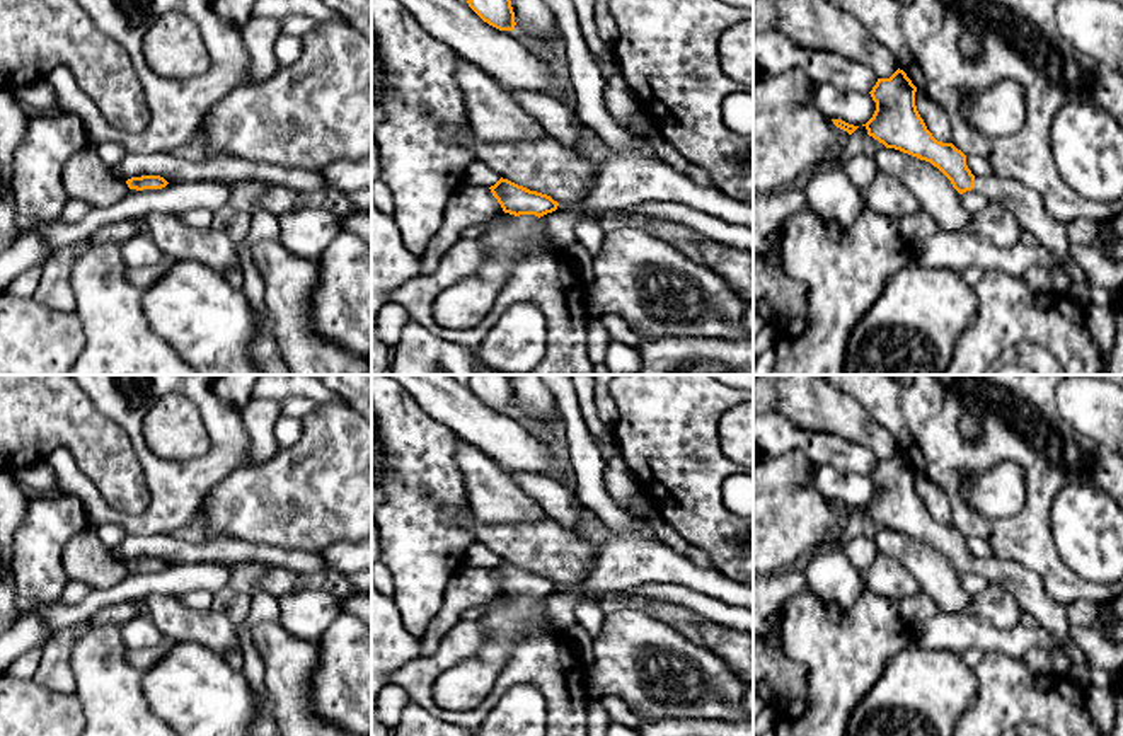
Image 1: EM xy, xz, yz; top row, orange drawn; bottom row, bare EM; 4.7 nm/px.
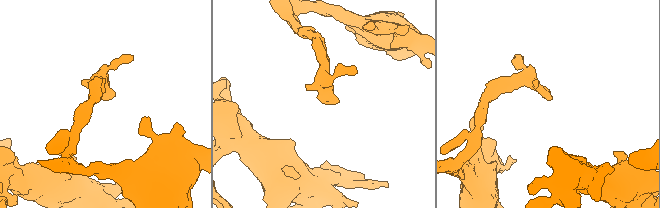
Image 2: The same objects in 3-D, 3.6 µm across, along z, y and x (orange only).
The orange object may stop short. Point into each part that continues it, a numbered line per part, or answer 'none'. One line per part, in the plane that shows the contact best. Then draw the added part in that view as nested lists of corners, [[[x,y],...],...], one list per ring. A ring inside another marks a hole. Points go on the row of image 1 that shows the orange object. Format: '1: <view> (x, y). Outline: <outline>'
1: xz (460, 307). Outline: [[[520,215],[498,225],[486,232],[481,242],[487,254],[481,269],[443,290],[433,305],[435,320],[441,327],[474,329],[491,312],[518,257],[532,250],[559,250],[545,239],[544,223],[535,215]]]

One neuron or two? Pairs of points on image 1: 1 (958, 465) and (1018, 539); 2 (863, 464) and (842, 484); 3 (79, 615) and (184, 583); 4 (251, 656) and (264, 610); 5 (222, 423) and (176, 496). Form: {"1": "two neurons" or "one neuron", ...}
{"1": "one neuron", "2": "two neurons", "3": "one neuron", "4": "one neuron", "5": "one neuron"}

